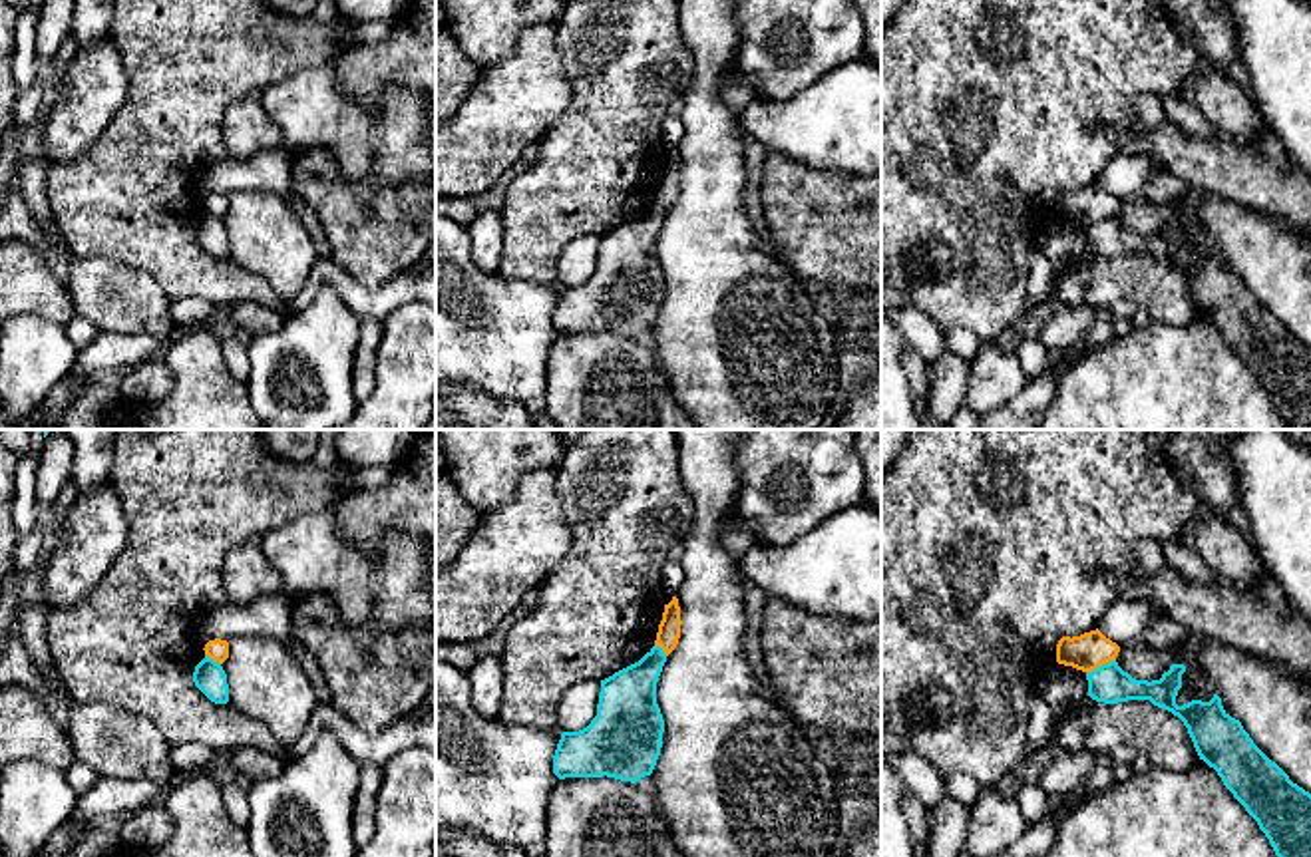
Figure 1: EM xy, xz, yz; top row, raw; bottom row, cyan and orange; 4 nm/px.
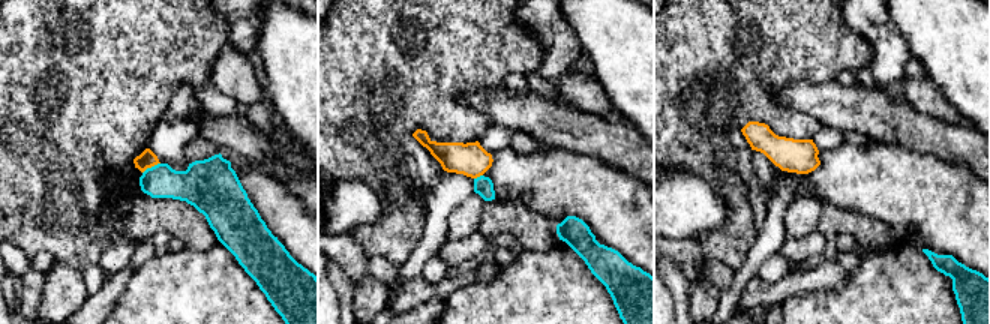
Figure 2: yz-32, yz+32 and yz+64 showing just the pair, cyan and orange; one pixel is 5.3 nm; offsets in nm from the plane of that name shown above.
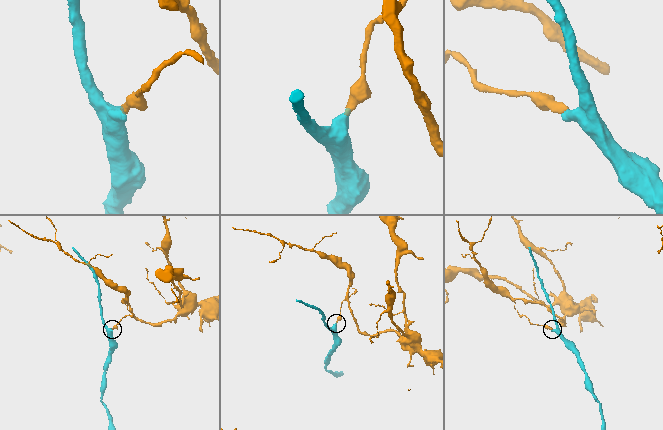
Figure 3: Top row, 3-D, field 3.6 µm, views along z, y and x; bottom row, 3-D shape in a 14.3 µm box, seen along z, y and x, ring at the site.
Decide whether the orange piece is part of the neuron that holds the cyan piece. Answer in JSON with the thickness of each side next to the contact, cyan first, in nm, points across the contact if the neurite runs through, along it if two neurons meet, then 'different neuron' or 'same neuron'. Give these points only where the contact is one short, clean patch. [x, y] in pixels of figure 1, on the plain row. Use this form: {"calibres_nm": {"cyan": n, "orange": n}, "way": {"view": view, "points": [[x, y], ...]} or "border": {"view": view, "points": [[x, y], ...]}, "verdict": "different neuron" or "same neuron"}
{"calibres_nm": {"cyan": 160, "orange": 150}, "border": {"view": "yz", "points": [[1115, 213], [1087, 229]]}, "verdict": "different neuron"}

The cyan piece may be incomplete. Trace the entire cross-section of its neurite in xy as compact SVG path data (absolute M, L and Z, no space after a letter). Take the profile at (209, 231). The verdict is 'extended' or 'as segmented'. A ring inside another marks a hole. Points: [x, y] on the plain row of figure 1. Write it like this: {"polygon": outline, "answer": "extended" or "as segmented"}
{"polygon": "M205 211L193 227L195 241L215 258L229 257L227 229L219 217Z", "answer": "as segmented"}

